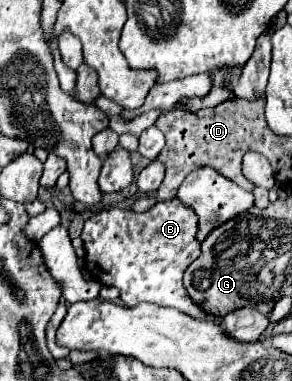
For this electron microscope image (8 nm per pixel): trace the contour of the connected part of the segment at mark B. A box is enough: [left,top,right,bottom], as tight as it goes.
[81,197,217,321]

